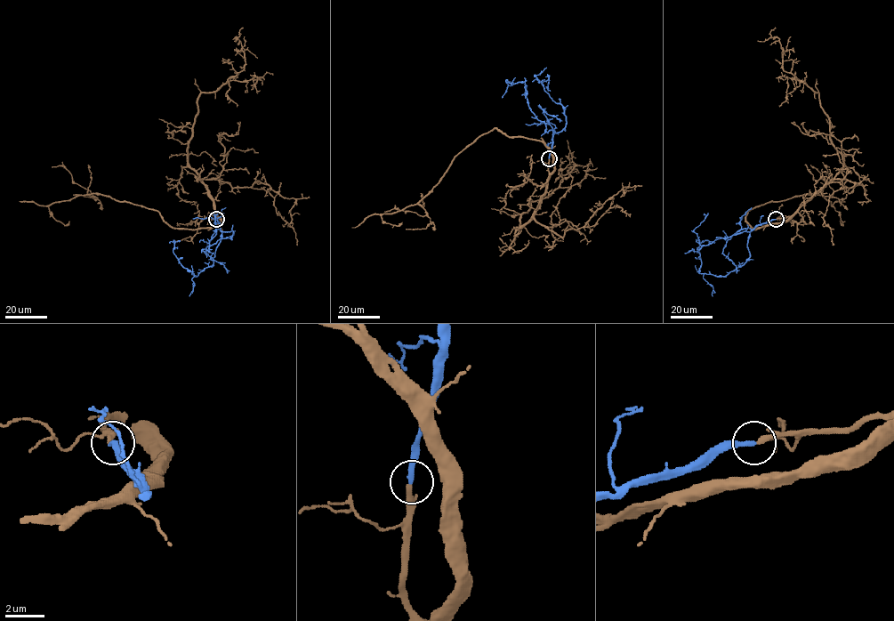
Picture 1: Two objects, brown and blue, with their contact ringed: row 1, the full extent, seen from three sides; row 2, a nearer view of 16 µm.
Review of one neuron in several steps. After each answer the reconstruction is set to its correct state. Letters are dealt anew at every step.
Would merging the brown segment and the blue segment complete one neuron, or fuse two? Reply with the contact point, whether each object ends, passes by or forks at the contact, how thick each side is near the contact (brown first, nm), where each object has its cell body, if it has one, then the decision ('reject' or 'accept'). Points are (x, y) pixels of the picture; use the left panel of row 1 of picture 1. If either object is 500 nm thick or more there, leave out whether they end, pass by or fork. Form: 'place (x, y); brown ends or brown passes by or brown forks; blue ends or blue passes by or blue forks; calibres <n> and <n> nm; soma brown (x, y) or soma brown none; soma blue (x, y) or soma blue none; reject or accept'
place (216, 219); brown passes by; blue ends; calibres 180 and 260 nm; soma brown none; soma blue none; accept

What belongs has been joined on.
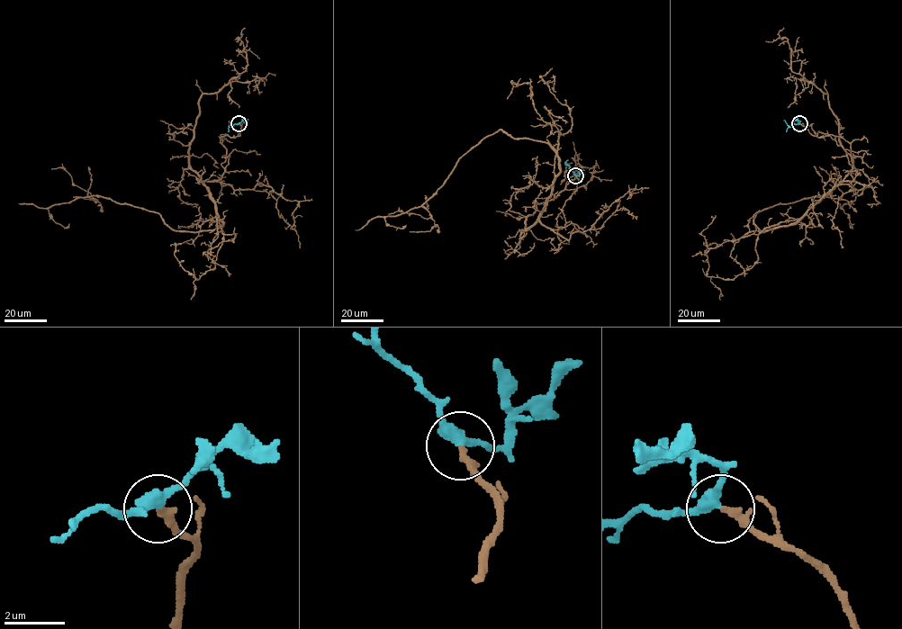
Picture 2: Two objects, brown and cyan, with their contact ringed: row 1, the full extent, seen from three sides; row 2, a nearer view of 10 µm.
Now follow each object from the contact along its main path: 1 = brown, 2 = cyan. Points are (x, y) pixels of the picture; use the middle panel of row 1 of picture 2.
1: (575, 175), (563, 227), (545, 227), (557, 153), (500, 130), (419, 206), (385, 219), (406, 225)
2: (575, 175), (565, 162), (567, 159)

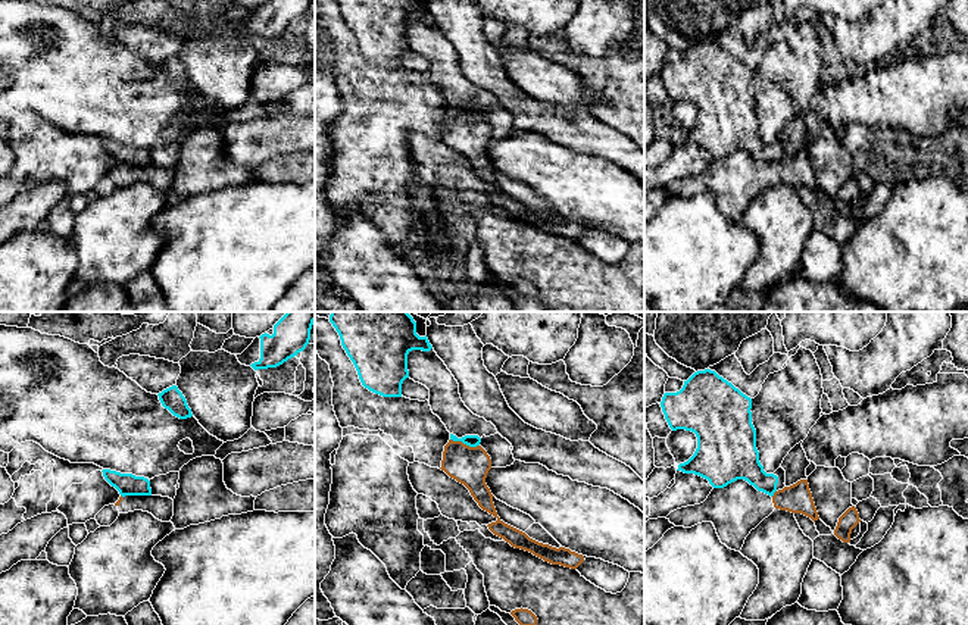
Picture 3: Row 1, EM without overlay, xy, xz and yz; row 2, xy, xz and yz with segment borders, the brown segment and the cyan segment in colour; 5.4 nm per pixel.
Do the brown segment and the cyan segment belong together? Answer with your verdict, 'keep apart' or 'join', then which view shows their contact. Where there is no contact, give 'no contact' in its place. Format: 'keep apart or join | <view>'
keep apart | xz

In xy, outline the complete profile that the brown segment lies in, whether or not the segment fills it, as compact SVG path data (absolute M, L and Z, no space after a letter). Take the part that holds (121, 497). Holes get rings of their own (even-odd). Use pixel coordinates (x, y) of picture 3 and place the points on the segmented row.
M121 496L115 506L119 513L143 510L162 522L171 522L174 516L174 500L162 496Z

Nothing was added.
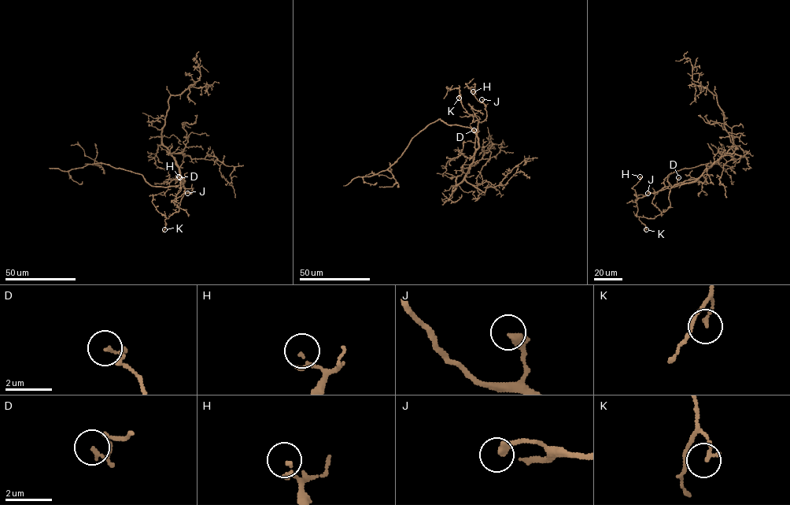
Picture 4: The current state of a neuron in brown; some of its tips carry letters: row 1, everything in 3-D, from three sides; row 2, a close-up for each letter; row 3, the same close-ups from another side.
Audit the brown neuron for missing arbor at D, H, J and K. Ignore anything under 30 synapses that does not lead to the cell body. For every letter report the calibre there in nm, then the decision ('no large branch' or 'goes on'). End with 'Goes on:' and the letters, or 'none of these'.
D: calibre 130 nm; no large branch
H: calibre 130 nm; no large branch
J: calibre 360 nm; no large branch
K: calibre 140 nm; no large branch
Goes on: none of these

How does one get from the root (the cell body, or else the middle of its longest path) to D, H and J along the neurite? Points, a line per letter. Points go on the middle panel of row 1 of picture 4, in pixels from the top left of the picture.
D: (478, 149), (474, 146), (478, 129), (474, 130)
H: (478, 149), (478, 124), (486, 113), (472, 93), (475, 84), (473, 91)
J: (478, 149), (474, 146), (478, 124), (486, 116), (481, 99)

